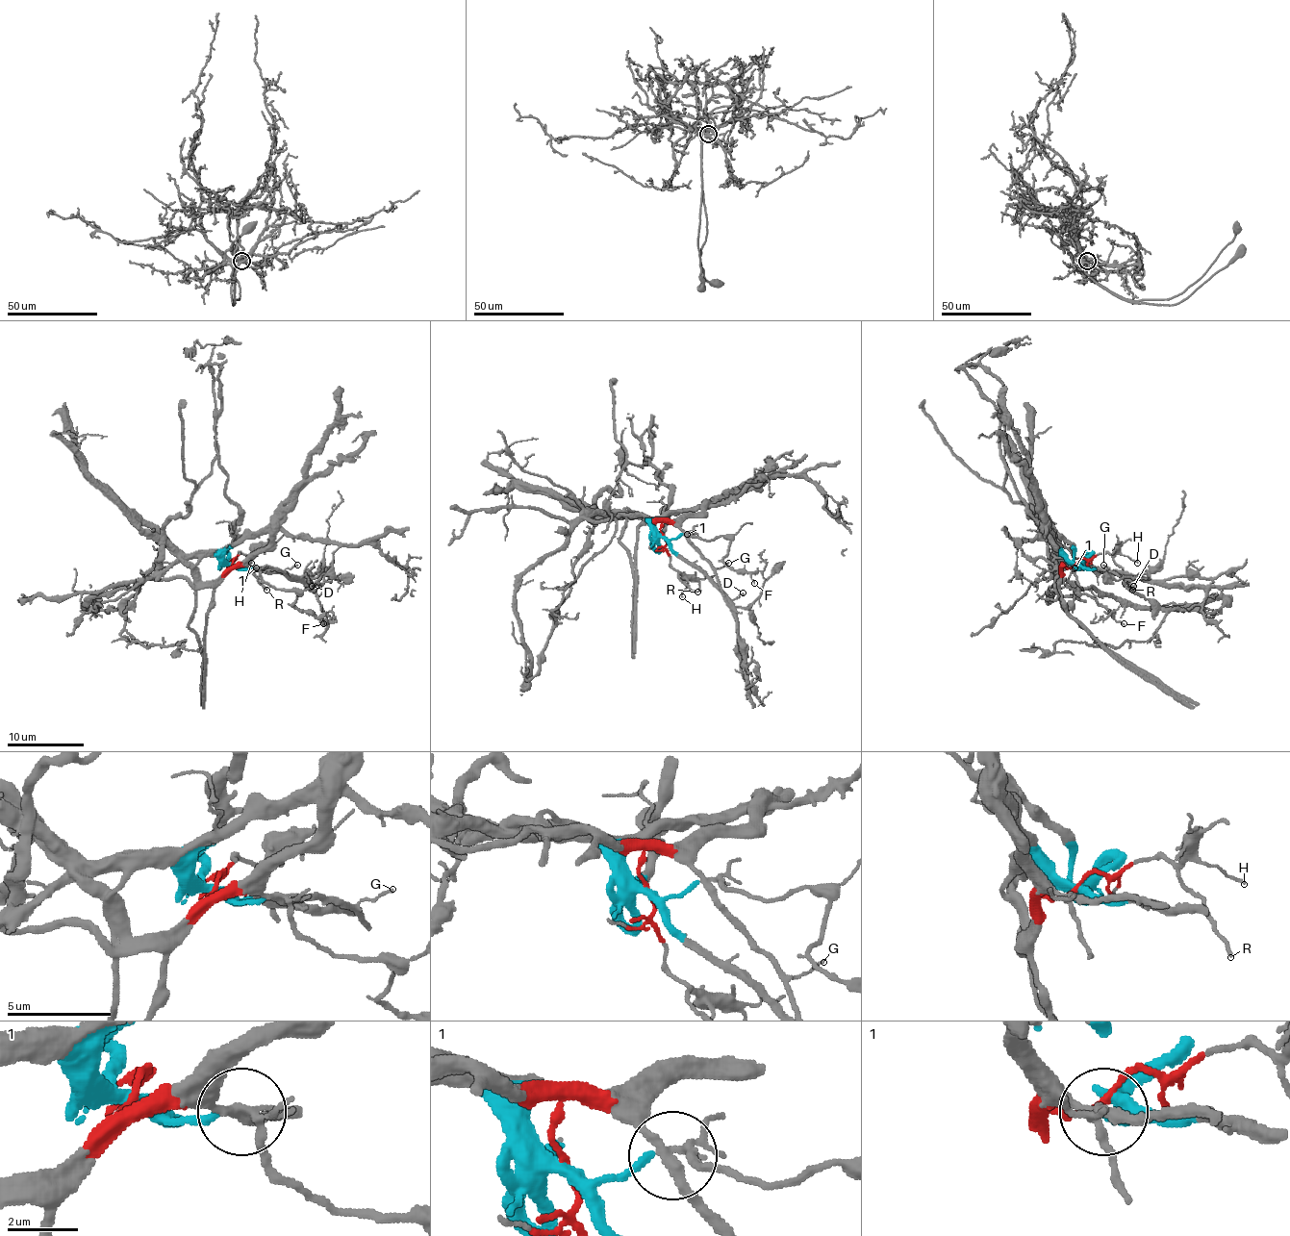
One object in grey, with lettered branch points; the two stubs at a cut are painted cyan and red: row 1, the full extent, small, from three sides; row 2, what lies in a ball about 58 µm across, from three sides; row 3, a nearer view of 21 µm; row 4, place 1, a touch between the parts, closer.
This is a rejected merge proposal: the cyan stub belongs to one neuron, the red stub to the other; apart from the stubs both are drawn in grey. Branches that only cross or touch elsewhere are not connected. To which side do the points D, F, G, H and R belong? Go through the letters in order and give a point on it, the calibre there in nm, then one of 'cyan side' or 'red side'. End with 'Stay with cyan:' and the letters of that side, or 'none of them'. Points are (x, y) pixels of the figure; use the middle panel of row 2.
D: (743, 592) | 130 nm | cyan side
F: (754, 583) | 120 nm | cyan side
G: (728, 563) | 110 nm | red side
H: (682, 596) | 100 nm | red side
R: (697, 592) | 170 nm | red side
Stay with cyan: D, F

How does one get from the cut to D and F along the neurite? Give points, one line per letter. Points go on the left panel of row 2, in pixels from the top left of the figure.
D: (232, 563), (241, 568), (285, 570), (298, 576), (304, 574), (312, 586)
F: (232, 563), (240, 568), (257, 567), (261, 576), (271, 586), (298, 593), (292, 605), (314, 615), (323, 624)

